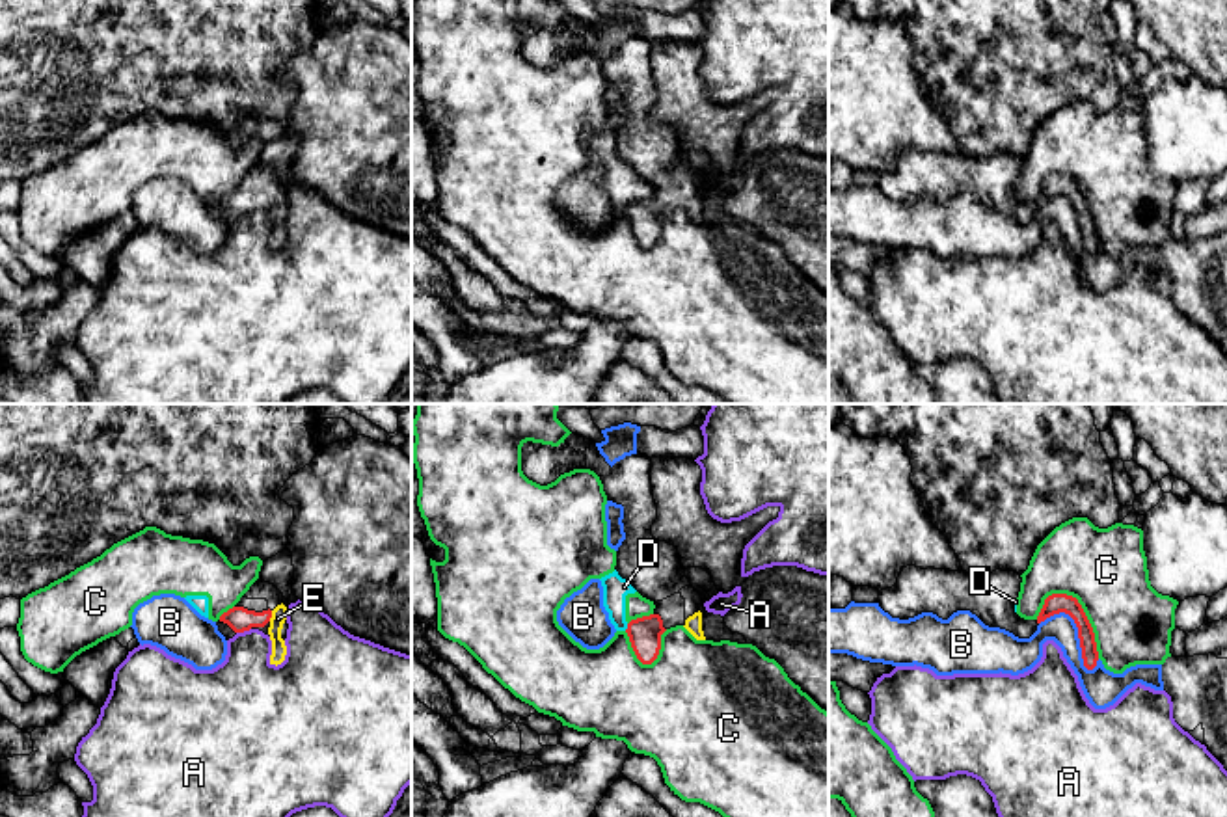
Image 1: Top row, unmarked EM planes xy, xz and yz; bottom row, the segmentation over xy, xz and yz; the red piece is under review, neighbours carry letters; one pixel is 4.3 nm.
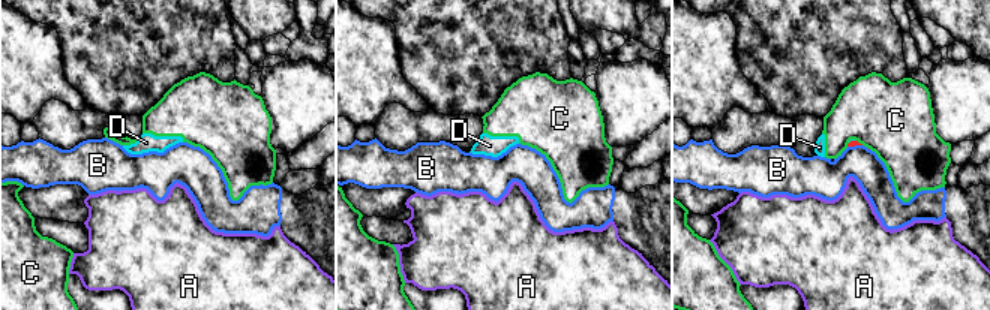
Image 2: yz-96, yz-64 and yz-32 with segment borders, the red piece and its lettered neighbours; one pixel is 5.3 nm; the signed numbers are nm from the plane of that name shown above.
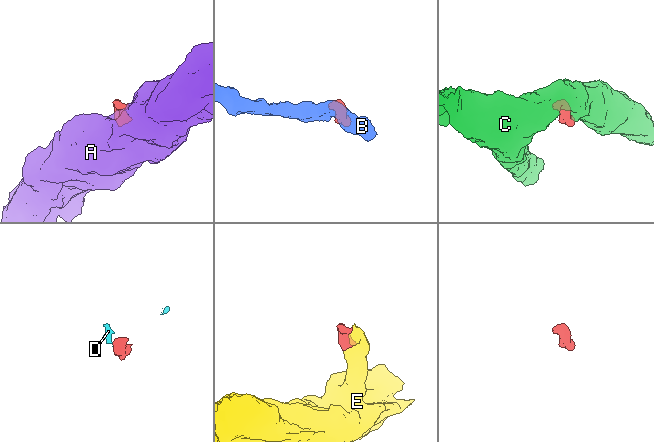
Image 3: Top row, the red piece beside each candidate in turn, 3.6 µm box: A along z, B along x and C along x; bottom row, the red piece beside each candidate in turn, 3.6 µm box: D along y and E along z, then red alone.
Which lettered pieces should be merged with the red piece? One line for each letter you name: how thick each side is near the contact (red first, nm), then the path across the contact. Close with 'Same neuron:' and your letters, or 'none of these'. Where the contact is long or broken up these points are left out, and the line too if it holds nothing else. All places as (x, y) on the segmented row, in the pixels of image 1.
E: Thickness 110 nm (red) against 70 nm
Same neuron: E

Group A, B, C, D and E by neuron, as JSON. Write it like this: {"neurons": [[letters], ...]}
{"neurons": [["A"], ["B"], ["C", "D"], ["E"]]}

